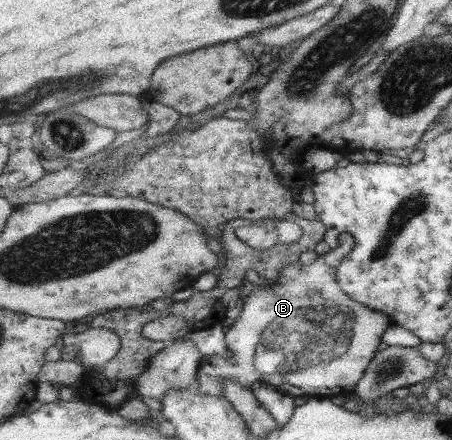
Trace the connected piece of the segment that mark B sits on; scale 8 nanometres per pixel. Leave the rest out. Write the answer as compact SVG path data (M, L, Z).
M341 234L339 245L318 255L311 264L303 265L297 261L285 265L278 281L267 281L271 290L256 286L244 299L238 321L225 333L226 344L233 351L233 356L228 359L212 354L202 358L197 380L199 393L227 397L220 387L221 379L231 379L248 388L259 381L271 384L278 391L294 397L325 397L352 393L356 384L364 377L372 357L376 355L382 343L382 335L392 324L389 315L354 301L338 283L338 266L351 254L355 243L353 234Z

